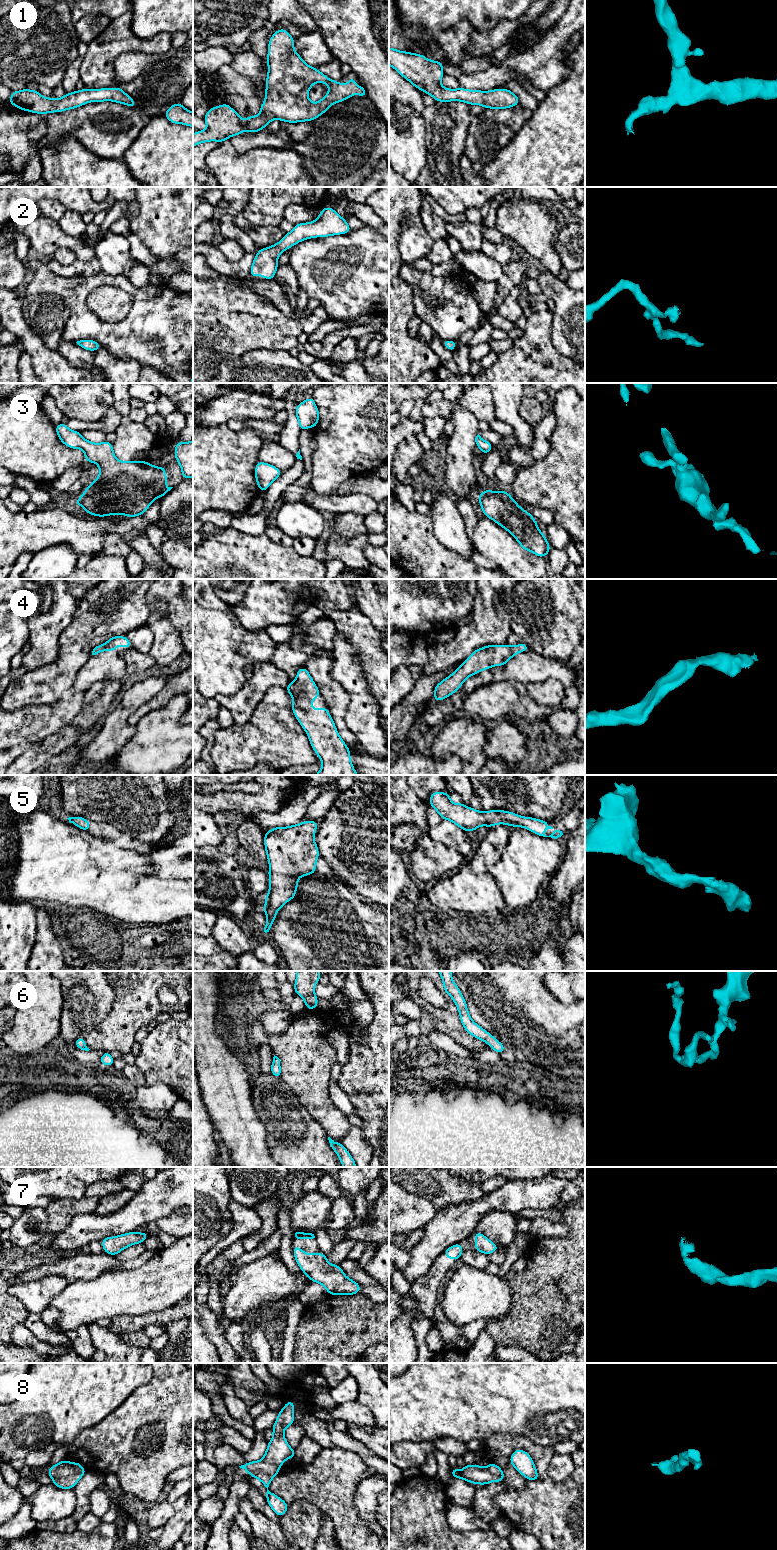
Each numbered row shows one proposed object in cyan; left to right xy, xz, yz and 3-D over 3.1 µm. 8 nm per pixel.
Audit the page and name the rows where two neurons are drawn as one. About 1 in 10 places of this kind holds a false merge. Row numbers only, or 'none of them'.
none of them

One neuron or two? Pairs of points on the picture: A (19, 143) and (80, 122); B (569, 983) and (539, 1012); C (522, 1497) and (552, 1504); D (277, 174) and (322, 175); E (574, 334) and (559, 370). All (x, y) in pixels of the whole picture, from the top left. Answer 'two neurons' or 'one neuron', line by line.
A: one neuron
B: two neurons
C: one neuron
D: two neurons
E: two neurons

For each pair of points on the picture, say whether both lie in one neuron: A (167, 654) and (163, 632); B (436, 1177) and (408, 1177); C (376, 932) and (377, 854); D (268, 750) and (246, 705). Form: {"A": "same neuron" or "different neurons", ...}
{"A": "same neuron", "B": "same neuron", "C": "different neurons", "D": "different neurons"}

